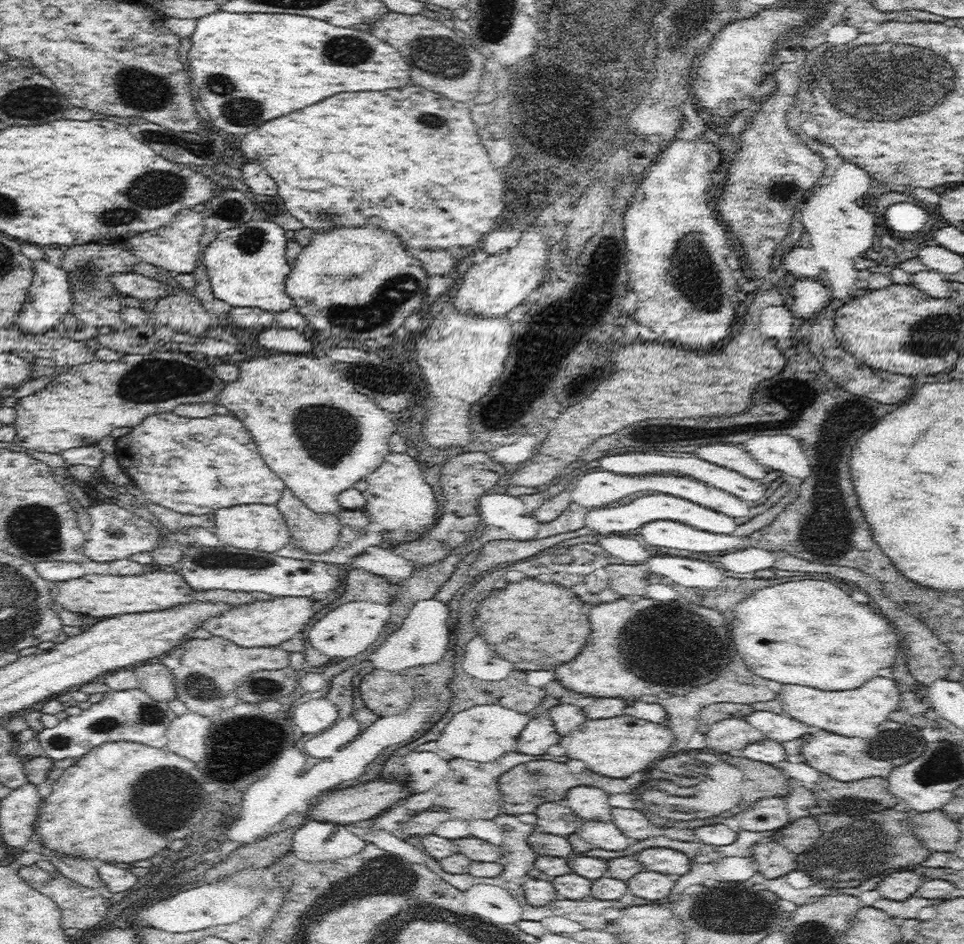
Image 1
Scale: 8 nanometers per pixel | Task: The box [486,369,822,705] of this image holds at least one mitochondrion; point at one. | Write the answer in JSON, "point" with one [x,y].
{"point":[637,662]}

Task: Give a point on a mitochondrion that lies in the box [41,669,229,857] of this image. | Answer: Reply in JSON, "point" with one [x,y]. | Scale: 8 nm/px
{"point":[162,798]}

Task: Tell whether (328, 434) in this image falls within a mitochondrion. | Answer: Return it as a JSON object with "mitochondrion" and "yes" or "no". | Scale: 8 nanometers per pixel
{"mitochondrion":"yes"}

